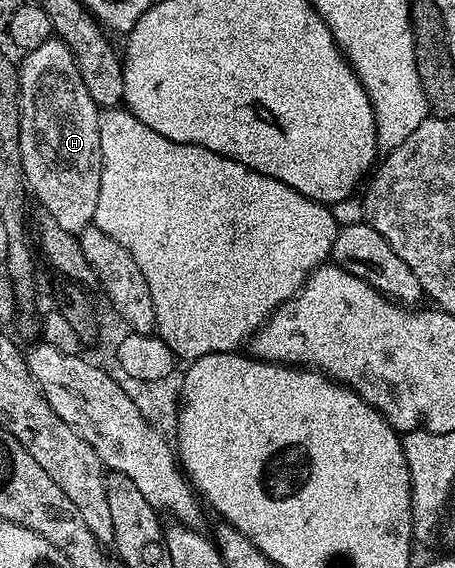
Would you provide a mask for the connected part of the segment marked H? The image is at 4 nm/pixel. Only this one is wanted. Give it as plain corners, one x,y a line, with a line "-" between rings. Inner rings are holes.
61,40
46,41
40,47
29,50
25,57
26,62
20,65
18,92
22,98
20,155
26,184
33,200
35,197
37,204
46,209
48,215
64,227
64,231
77,235
94,223
96,199
100,199
100,110
92,95
88,95
88,87
84,87
77,65
71,63
70,49

